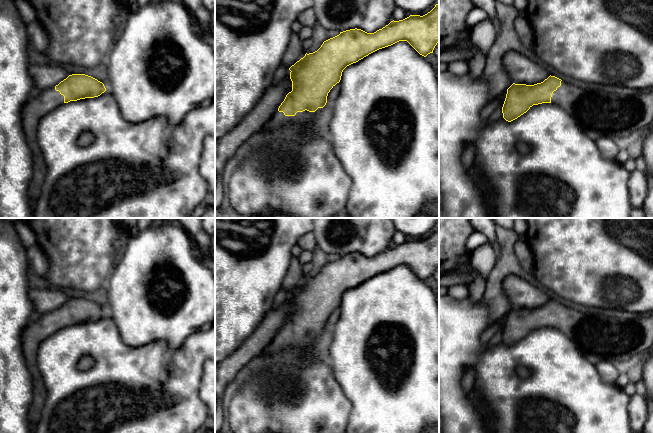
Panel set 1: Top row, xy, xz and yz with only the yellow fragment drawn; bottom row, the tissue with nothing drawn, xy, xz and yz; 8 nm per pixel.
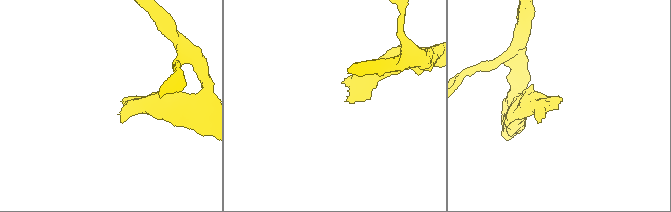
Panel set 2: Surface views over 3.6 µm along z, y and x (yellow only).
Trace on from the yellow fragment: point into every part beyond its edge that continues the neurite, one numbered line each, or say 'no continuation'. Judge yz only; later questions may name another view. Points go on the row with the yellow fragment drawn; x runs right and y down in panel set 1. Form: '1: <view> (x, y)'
1: yz (619, 112)

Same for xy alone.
1: xy (36, 108)

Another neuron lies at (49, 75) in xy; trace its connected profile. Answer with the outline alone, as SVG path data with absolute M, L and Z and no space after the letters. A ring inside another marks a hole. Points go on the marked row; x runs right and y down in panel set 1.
M55 63L44 65L30 64L29 72L34 80L35 86L40 90L55 87L71 75L69 72L64 70L62 65Z

